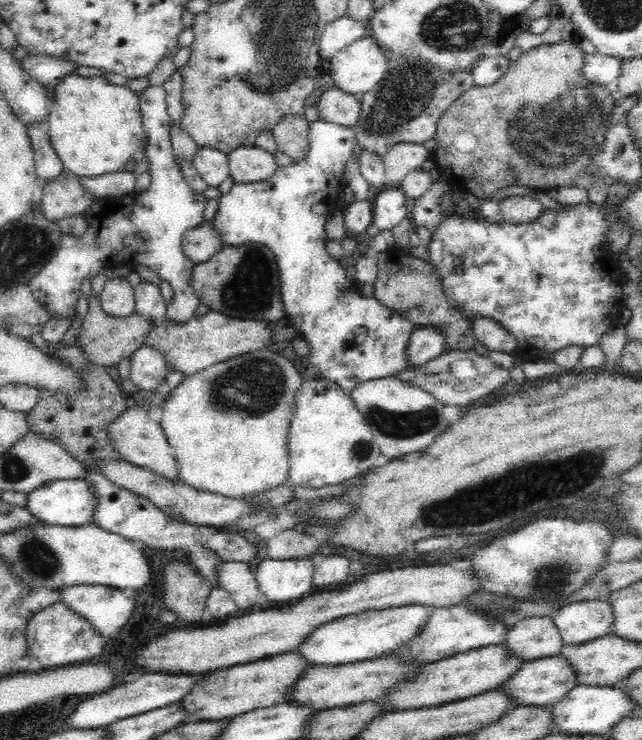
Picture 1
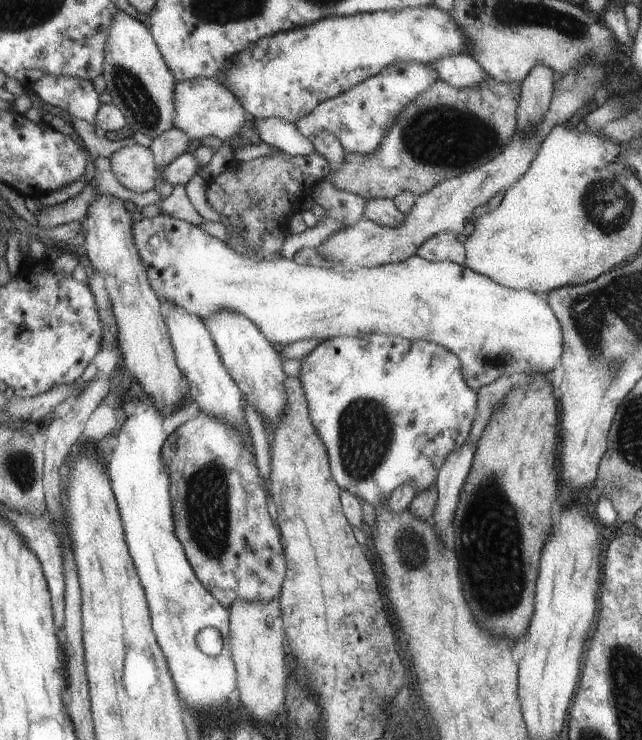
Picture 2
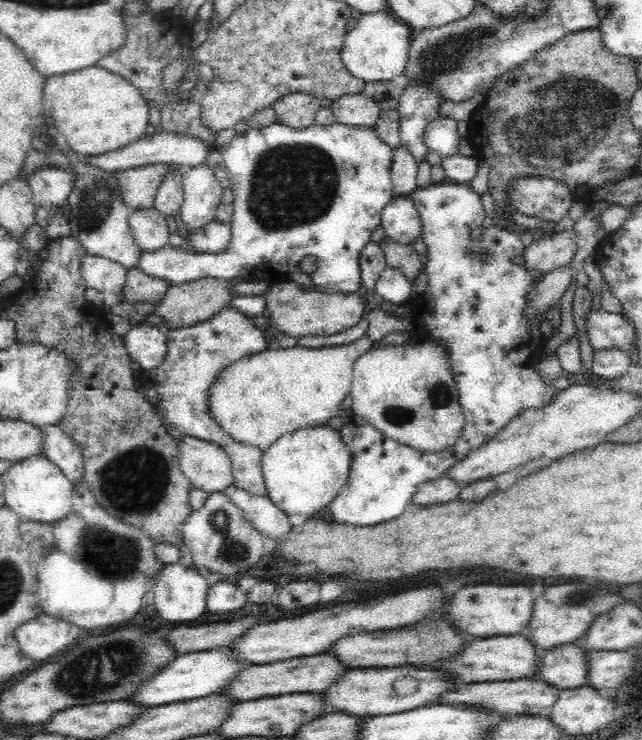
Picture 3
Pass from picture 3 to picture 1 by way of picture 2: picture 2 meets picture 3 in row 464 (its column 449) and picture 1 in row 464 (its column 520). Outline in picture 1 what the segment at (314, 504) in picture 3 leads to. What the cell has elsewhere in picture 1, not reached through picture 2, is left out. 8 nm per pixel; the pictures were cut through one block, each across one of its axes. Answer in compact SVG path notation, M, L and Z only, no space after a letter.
M302 378L295 394L295 408L287 438L290 480L306 488L340 484L366 473L380 457L374 440L354 399L331 380Z

